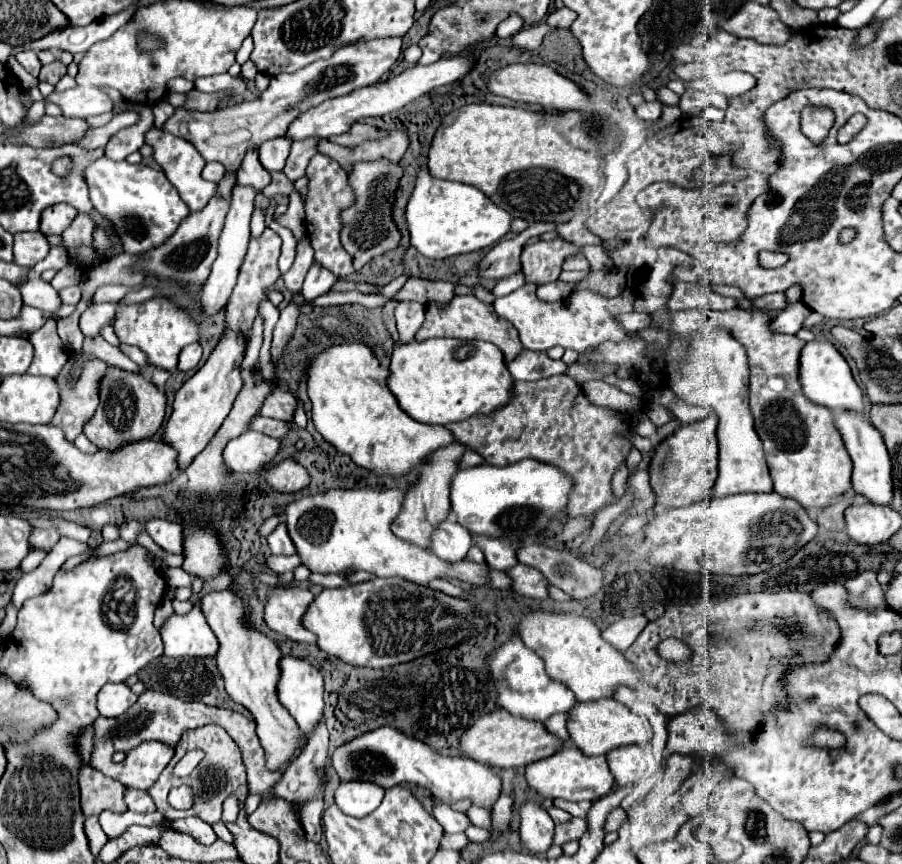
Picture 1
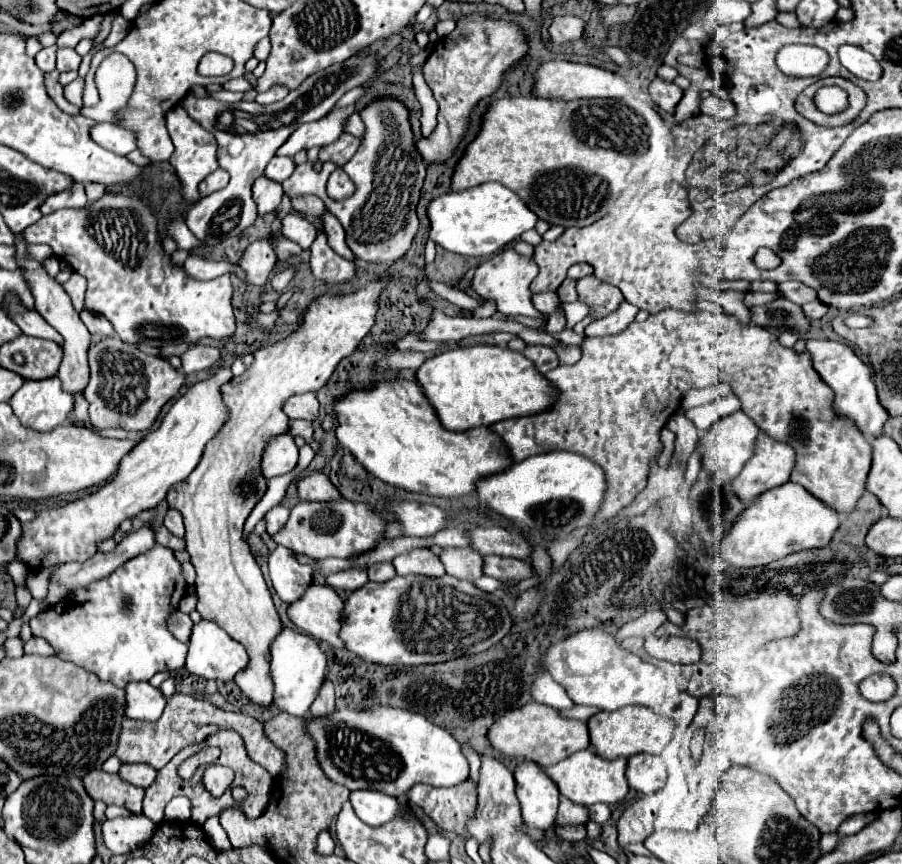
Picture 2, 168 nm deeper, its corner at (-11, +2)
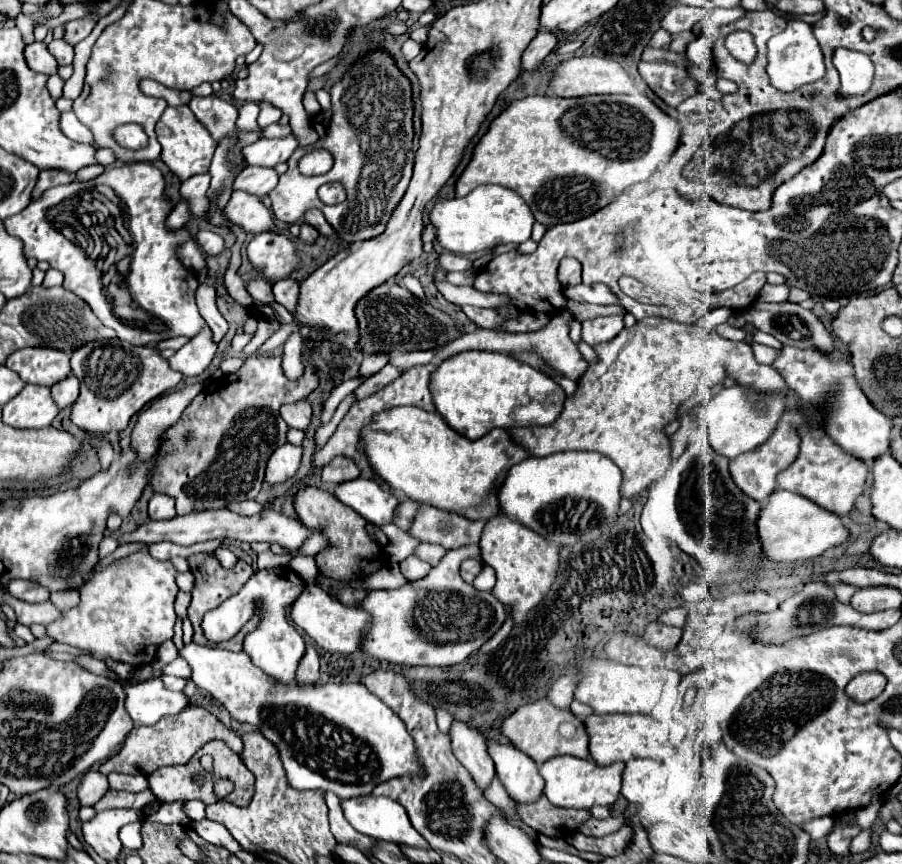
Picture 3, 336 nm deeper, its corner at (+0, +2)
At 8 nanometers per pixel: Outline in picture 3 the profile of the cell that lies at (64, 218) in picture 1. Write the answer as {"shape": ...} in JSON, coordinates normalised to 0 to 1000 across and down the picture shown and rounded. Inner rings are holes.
{"shape":[[[45,197],[41,206],[41,215],[37,218],[37,229],[43,229],[50,220],[65,215],[65,213],[76,213],[83,208],[83,201],[72,201],[70,197]]]}

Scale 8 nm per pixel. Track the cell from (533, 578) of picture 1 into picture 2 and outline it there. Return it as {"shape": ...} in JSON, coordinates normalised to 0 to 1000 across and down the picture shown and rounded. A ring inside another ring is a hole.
{"shape":[[[537,644],[537,664],[545,667],[554,674],[563,671],[583,671],[590,669],[592,657],[588,650],[572,648],[572,646],[557,646],[557,644]]]}

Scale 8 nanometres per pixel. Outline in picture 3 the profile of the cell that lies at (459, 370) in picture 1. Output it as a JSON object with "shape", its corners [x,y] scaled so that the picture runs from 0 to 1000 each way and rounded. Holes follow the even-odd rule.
{"shape":[[[513,407],[491,417],[480,431],[476,449],[491,486],[520,509],[531,509],[547,495],[613,491],[629,461],[611,435],[553,407]]]}

